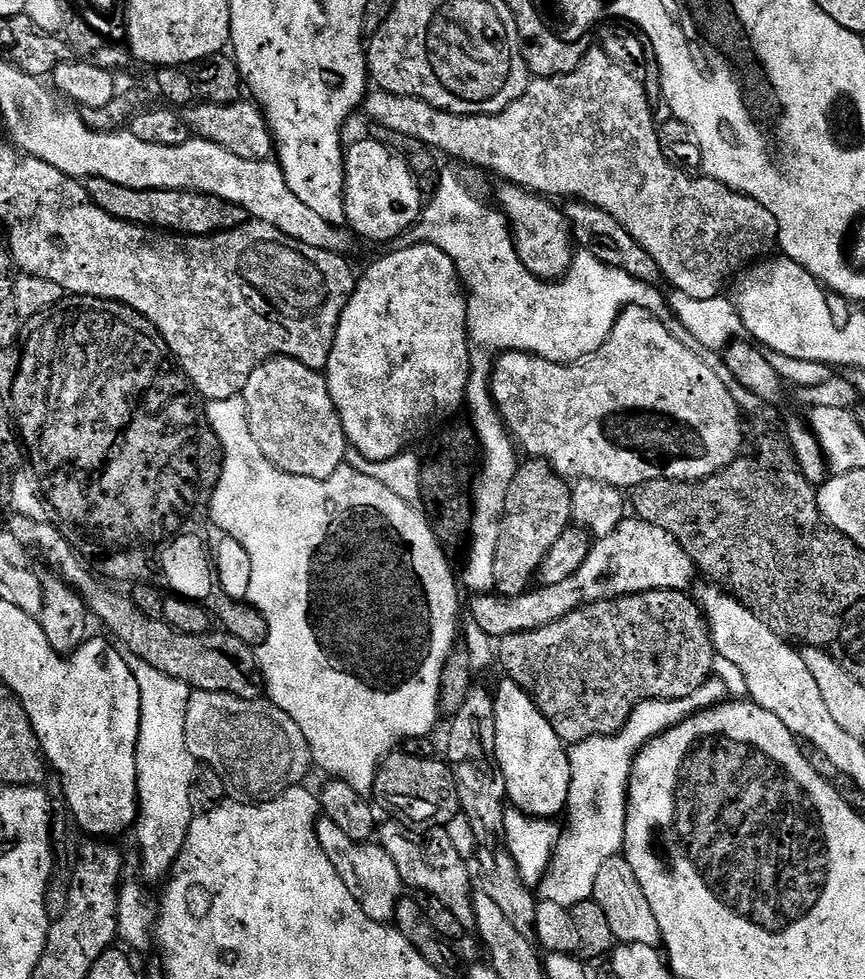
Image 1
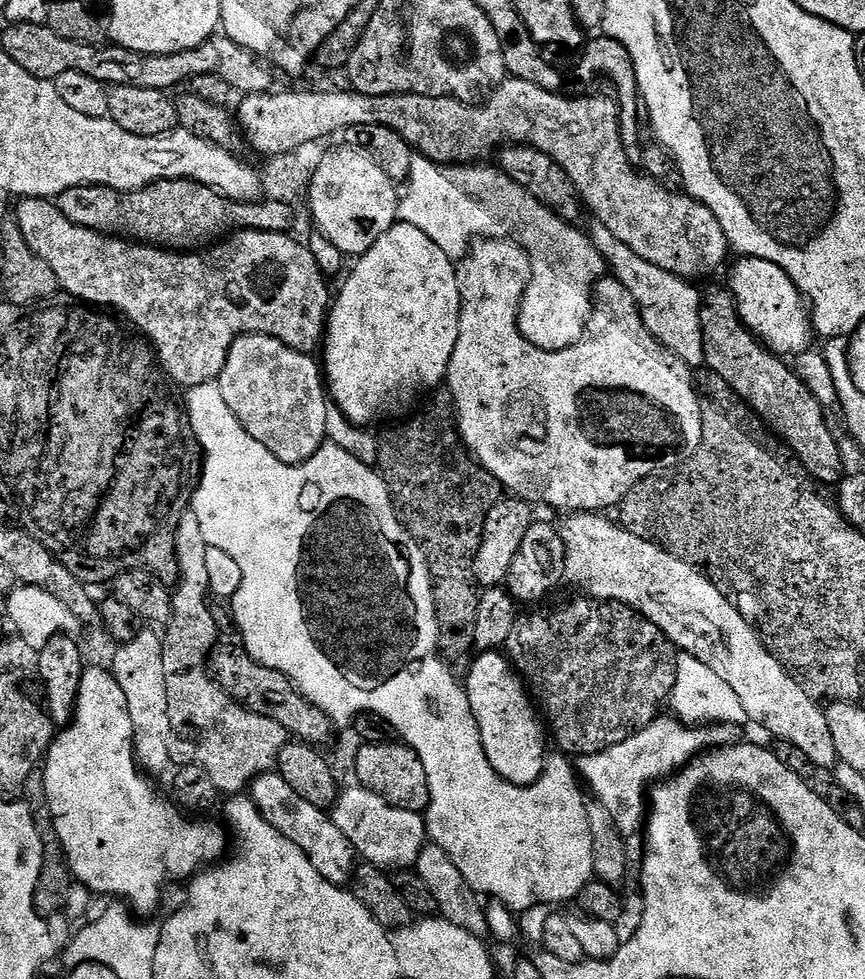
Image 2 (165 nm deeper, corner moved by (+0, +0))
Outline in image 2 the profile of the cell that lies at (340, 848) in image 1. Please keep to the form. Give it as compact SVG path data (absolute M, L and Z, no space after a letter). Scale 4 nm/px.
M278 772L262 775L253 781L250 794L264 813L265 819L269 819L284 837L302 849L320 873L333 884L342 886L349 883L354 872L354 862L358 860L358 851L325 809L308 802Z

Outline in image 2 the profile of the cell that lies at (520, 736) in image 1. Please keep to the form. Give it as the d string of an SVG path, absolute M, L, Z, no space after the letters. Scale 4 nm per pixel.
M484 650L473 662L472 673L468 676L468 682L466 680L470 706L481 730L485 752L497 773L510 783L525 786L537 784L546 771L546 757L549 755L544 745L546 728L525 681L516 671L513 661L502 653L500 650Z

